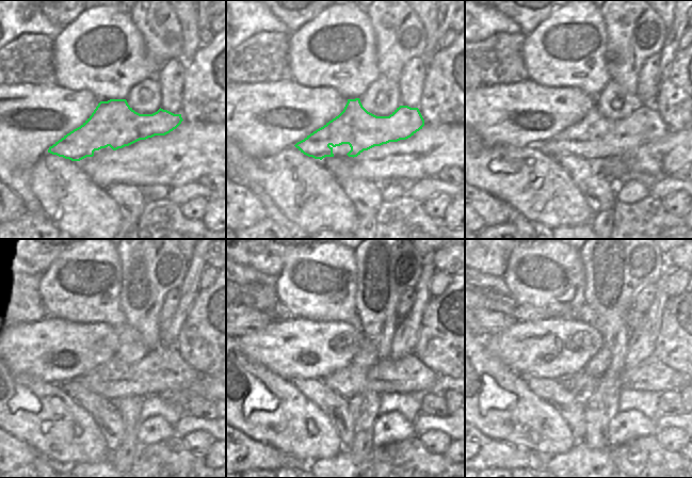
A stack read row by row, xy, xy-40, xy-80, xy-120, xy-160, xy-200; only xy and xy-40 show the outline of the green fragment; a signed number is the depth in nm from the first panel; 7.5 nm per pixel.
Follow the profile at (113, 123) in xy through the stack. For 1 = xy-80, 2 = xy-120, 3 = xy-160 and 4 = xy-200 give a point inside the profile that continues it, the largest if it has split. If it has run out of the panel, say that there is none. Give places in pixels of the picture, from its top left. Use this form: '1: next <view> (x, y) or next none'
1: next xy-80 (604, 138)
2: next xy-120 (163, 370)
3: next xy-160 (407, 375)
4: next xy-200 (650, 375)

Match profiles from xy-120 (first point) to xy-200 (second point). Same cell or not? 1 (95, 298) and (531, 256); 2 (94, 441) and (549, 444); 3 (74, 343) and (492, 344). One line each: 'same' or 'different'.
1: same
2: same
3: same

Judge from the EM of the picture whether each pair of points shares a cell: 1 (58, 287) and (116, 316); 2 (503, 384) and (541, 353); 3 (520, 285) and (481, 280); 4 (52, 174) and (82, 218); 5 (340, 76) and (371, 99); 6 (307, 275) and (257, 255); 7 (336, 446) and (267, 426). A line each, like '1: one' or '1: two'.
1: one
2: two
3: two
4: one
5: two
6: two
7: one

